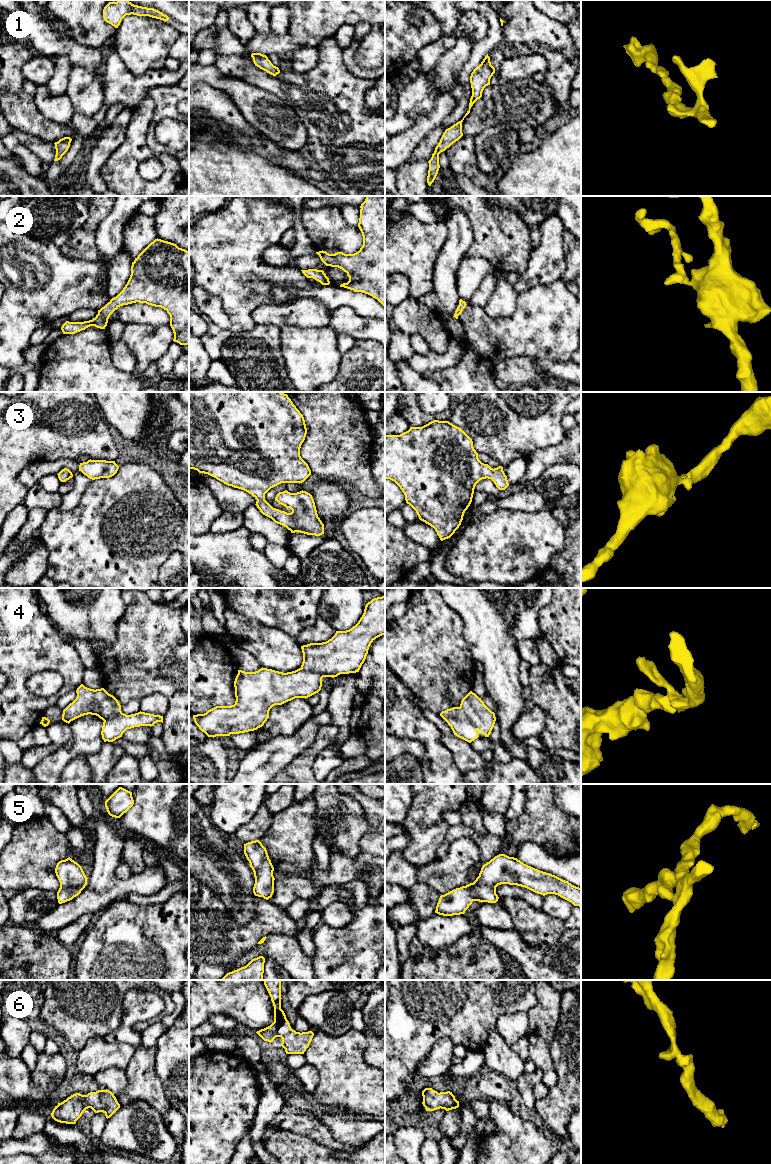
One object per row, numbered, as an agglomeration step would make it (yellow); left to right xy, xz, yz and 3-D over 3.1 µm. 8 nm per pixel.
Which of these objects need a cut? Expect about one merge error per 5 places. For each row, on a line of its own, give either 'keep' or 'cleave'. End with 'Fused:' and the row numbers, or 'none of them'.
1: keep
2: keep
3: keep
4: keep
5: keep
6: keep
Fused: none of them

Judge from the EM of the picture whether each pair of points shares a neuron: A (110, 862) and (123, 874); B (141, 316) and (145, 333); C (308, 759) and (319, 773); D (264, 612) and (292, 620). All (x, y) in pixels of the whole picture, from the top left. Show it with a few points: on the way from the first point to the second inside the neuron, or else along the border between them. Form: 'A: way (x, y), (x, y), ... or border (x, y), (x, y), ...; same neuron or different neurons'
A: border (121, 857), (116, 868), (116, 876), (126, 880); different neurons
B: border (167, 323), (161, 325), (126, 324); different neurons
C: border (327, 746), (317, 755), (313, 763), (313, 773); different neurons
D: way (271, 615), (277, 620), (285, 620); same neuron

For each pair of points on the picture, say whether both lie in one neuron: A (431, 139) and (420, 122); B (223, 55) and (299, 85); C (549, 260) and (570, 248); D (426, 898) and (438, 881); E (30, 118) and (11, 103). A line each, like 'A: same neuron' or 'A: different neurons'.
A: different neurons
B: same neuron
C: different neurons
D: different neurons
E: same neuron

